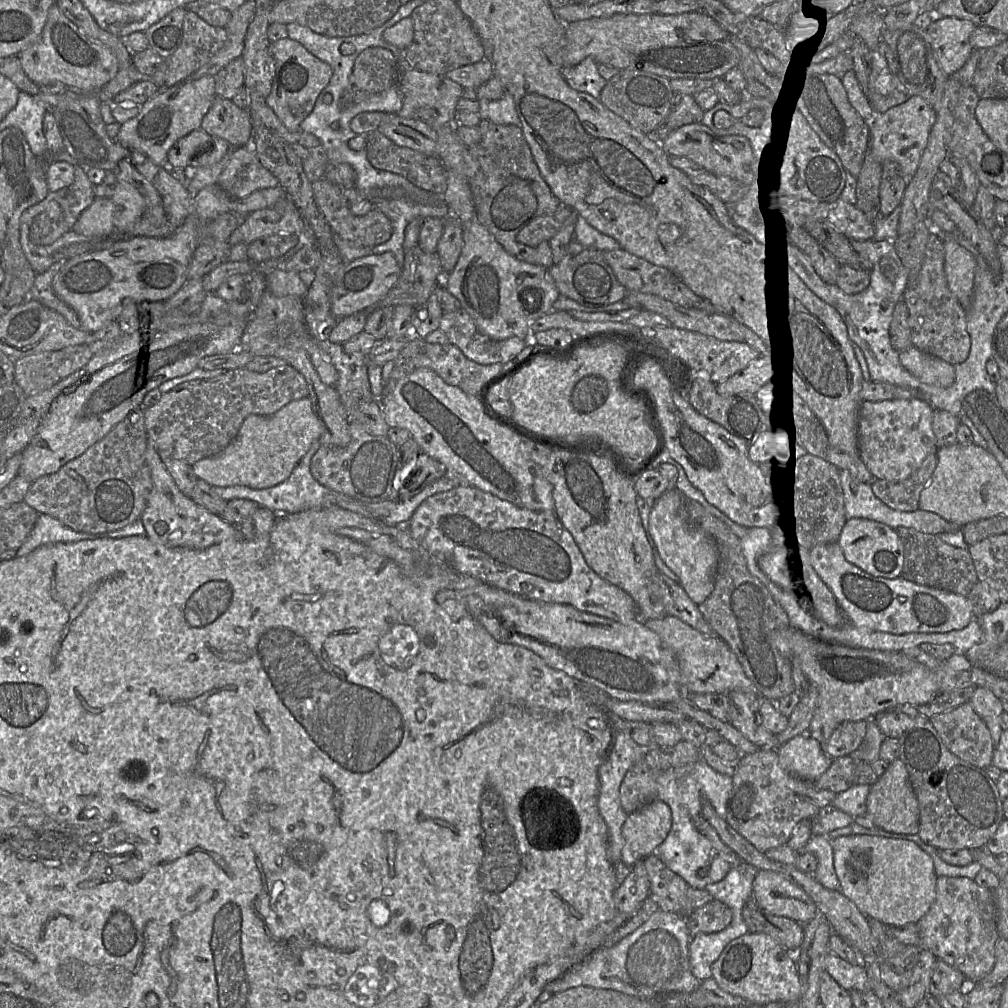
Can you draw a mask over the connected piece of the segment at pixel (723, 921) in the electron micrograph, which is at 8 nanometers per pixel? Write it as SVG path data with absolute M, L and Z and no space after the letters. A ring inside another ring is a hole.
M713 899L685 916L692 938L698 933L713 933L725 929L732 921L732 910L719 900Z

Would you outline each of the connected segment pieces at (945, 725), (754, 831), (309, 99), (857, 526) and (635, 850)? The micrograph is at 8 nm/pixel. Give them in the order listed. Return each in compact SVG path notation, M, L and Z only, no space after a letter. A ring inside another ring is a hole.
M970 703L929 718L948 750L985 770L992 765L994 744L988 727Z
M759 748L752 754L741 754L732 776L725 820L758 851L765 853L786 844L801 820L812 820L817 815L820 808L800 797L810 784L811 781L795 777L780 766L777 749Z
M291 38L271 43L270 53L275 60L276 73L266 104L290 132L301 131L301 122L313 111L318 97L332 78L333 69Z
M850 518L844 524L838 538L845 558L870 575L894 579L901 575L904 563L902 542L895 529L890 526L863 518Z
M659 799L628 815L622 827L622 862L631 869L639 860L654 853L671 826L671 809Z

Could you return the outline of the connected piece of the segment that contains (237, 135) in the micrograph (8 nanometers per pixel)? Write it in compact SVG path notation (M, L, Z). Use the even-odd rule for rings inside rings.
M218 95L203 117L200 128L211 137L226 140L234 148L249 146L253 139L253 123L249 110Z

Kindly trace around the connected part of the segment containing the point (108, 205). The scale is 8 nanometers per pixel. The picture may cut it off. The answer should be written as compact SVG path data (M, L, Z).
M95 197L84 209L71 230L87 238L109 238L116 232L114 216L117 205L106 197Z

